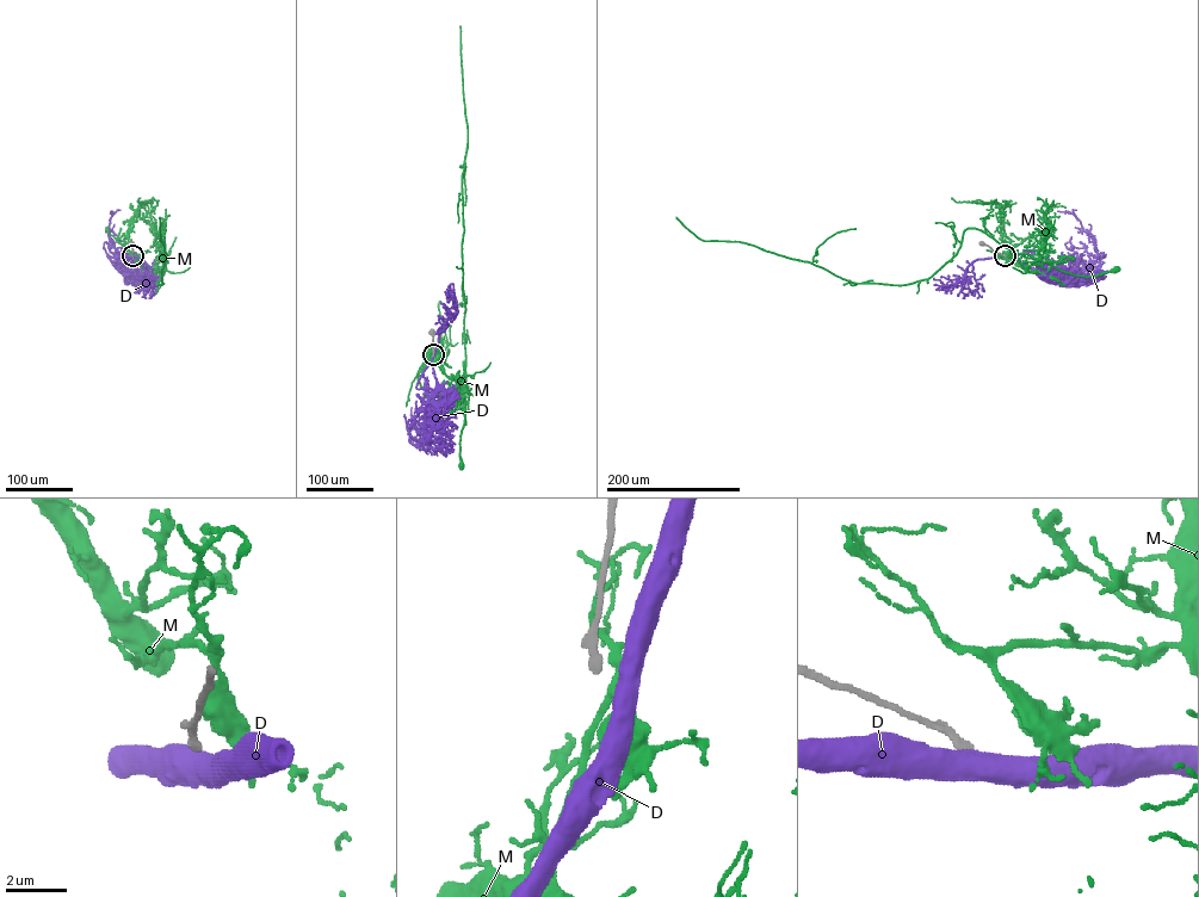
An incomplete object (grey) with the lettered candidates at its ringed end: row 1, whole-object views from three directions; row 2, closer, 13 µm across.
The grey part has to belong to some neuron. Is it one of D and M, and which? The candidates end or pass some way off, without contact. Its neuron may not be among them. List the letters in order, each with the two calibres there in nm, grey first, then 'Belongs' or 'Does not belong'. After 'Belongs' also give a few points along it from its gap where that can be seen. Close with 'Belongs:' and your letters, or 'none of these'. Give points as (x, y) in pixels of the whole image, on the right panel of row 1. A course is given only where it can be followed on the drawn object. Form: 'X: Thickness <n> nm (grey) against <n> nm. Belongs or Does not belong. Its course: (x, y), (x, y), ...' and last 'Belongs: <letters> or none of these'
D: Thickness 280 nm (grey) against 480 nm. Does not belong
M: Thickness 280 nm (grey) against 550 nm. Does not belong
Belongs: none of these

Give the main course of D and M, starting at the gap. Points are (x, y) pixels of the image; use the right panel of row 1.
D: (1006, 257), (1042, 274), (1089, 282)
M: (1006, 255), (1009, 254), (1015, 263), (1027, 268), (1039, 260), (1077, 276), (1098, 276), (1114, 268)

